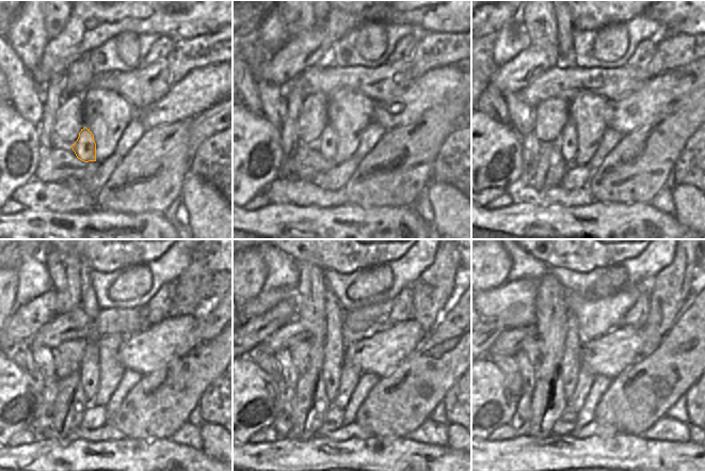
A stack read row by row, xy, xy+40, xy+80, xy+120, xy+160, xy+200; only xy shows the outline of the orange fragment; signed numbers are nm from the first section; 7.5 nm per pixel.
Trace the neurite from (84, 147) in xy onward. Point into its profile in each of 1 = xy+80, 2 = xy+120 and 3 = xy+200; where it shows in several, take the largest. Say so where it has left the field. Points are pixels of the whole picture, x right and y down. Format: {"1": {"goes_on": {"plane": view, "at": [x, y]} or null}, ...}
{"1": {"goes_on": {"plane": "xy+80", "at": [566, 141]}}, "2": {"goes_on": {"plane": "xy+120", "at": [90, 369]}}, "3": {"goes_on": {"plane": "xy+200", "at": [571, 363]}}}

